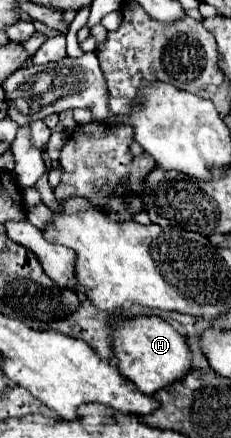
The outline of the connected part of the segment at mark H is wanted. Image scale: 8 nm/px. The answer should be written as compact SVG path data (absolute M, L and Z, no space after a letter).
M136 317L116 327L112 333L112 347L120 361L120 373L146 395L154 395L192 371L192 351L186 339L160 317Z

